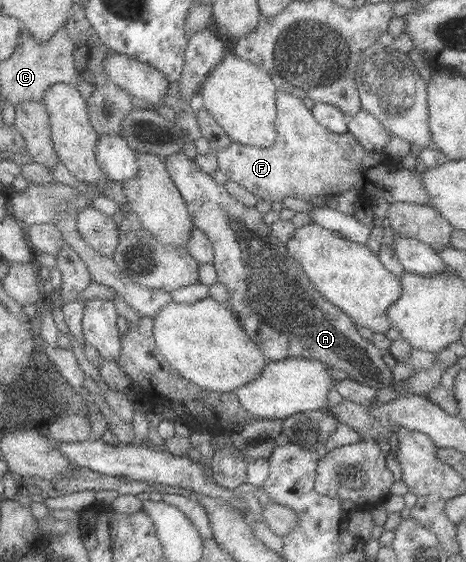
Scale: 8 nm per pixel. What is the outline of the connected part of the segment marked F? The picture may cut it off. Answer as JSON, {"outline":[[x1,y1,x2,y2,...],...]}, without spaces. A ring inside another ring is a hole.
{"outline":[[279,91,279,131,280,136,276,146,272,148,248,147,234,143,228,148,217,152,220,171,238,184,245,186,265,200,282,200,285,197,315,198,316,196,329,199,348,192,350,188,358,190,361,200,372,202,371,196,382,197,390,204,396,202,415,202,416,204,430,205,431,196,425,183,423,173,418,169,399,168,400,163,386,152,373,152,357,139,352,131,338,134,318,122,313,108,306,106,304,97,296,96,291,92]]}

